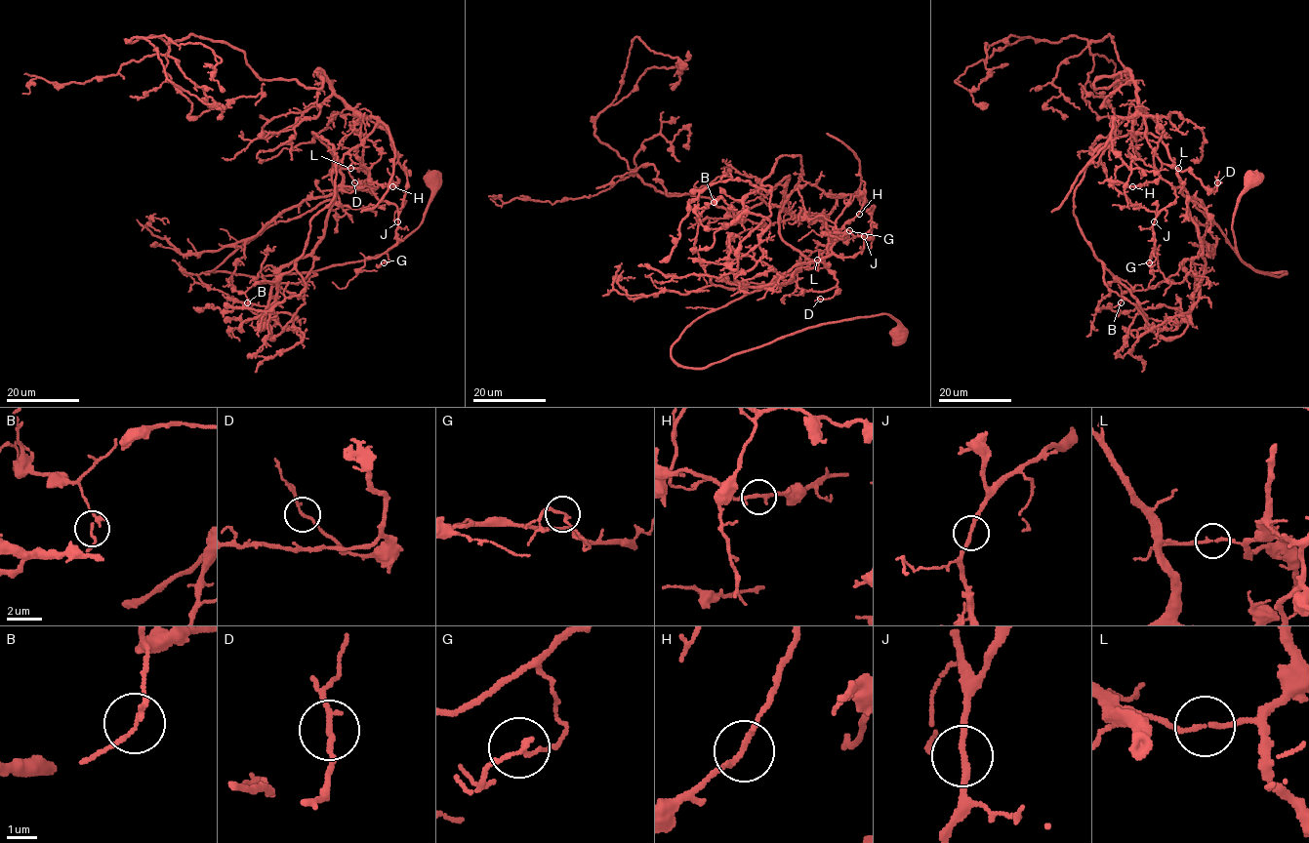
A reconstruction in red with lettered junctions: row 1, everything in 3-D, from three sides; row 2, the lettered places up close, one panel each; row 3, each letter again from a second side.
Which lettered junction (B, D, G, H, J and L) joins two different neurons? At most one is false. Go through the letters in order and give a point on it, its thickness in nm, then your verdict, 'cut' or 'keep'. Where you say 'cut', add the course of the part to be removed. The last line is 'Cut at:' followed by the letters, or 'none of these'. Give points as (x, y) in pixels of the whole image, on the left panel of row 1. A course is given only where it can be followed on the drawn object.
B: place (247, 302); calibre 150 nm; keep
D: place (354, 182); calibre 140 nm; keep
G: place (384, 262); calibre 130 nm; keep
H: place (392, 186); calibre 180 nm; keep
J: place (397, 221); calibre 190 nm; keep
L: place (350, 168); calibre 150 nm; cut; course (350, 168), (360, 118), (319, 70), (322, 86), (305, 88), (262, 80), (224, 42), (129, 40), (218, 107)
Cut at: L

